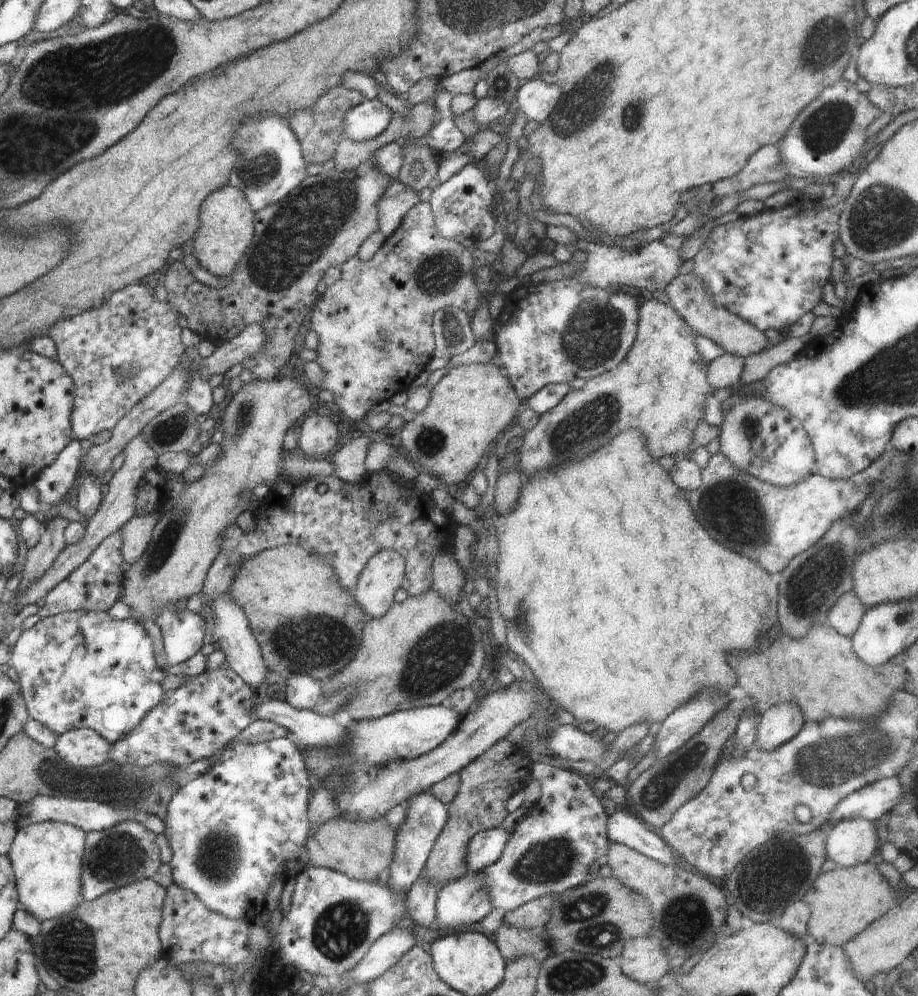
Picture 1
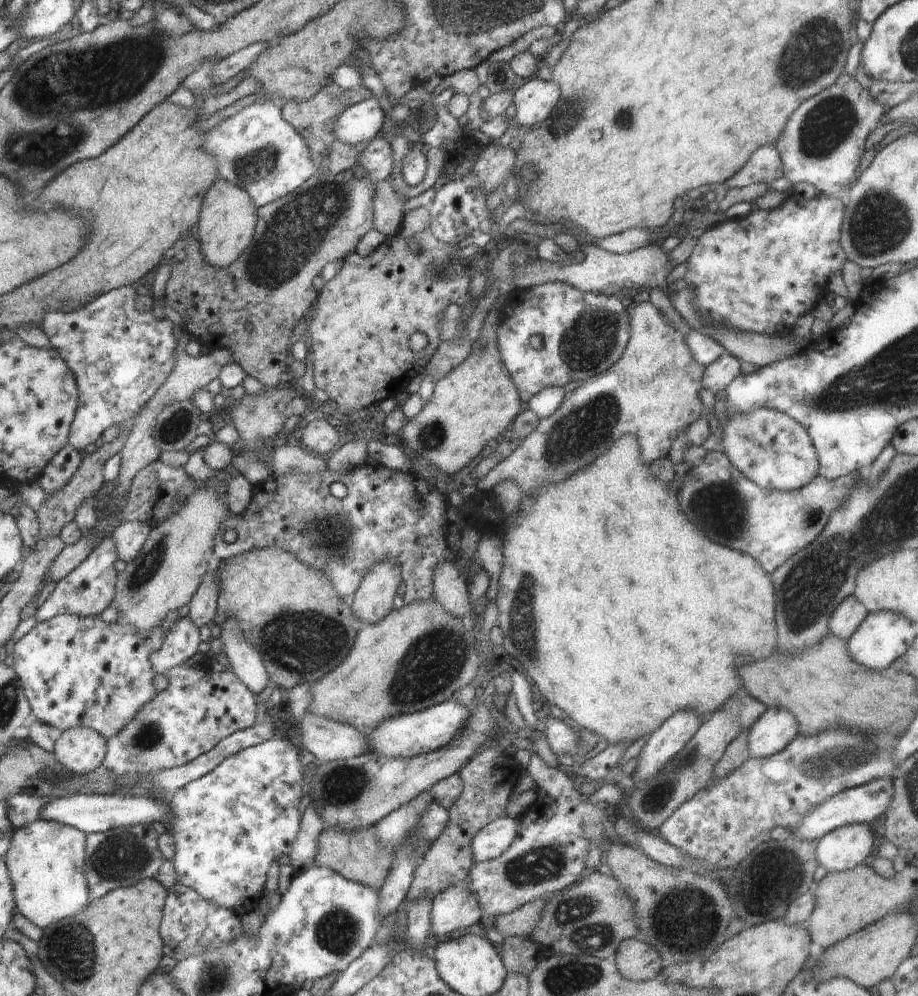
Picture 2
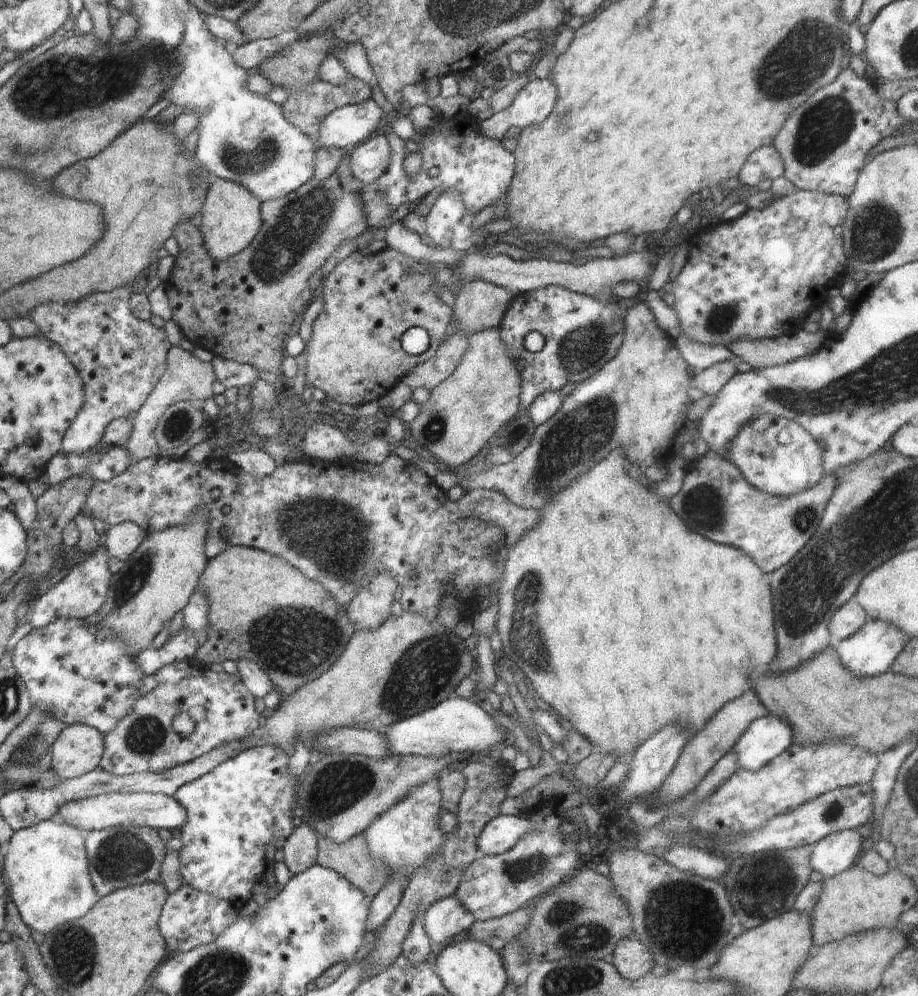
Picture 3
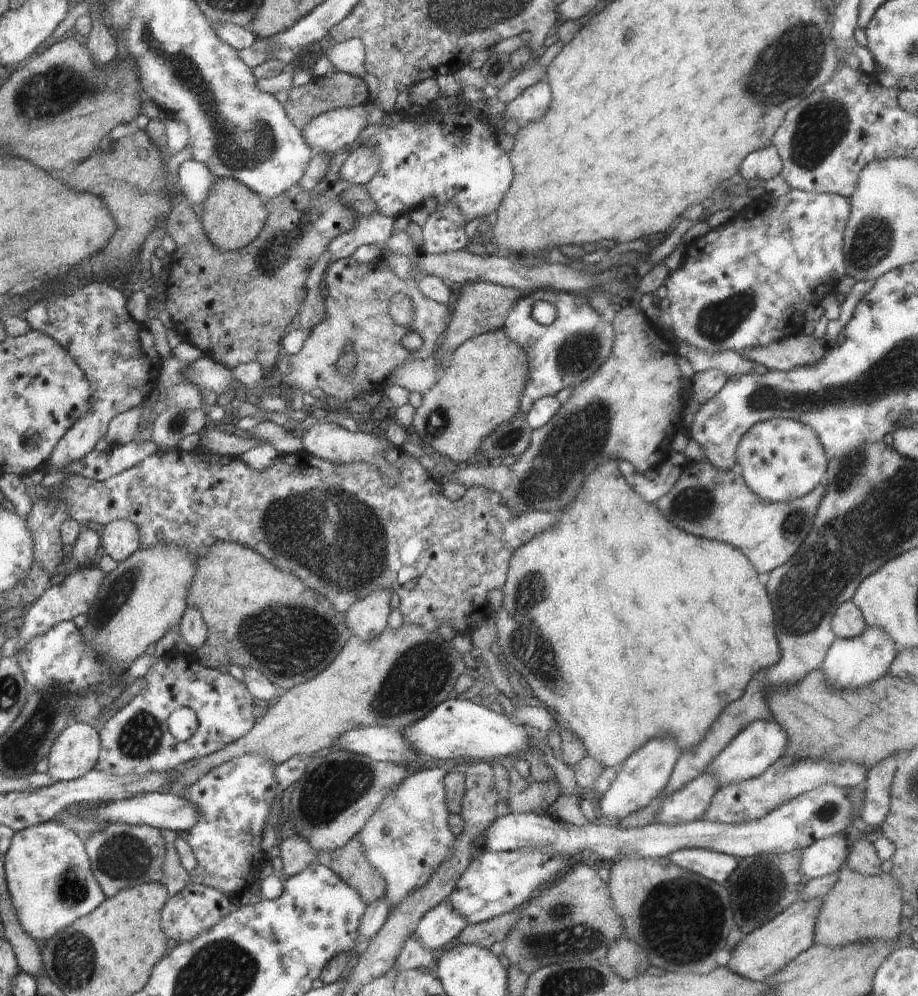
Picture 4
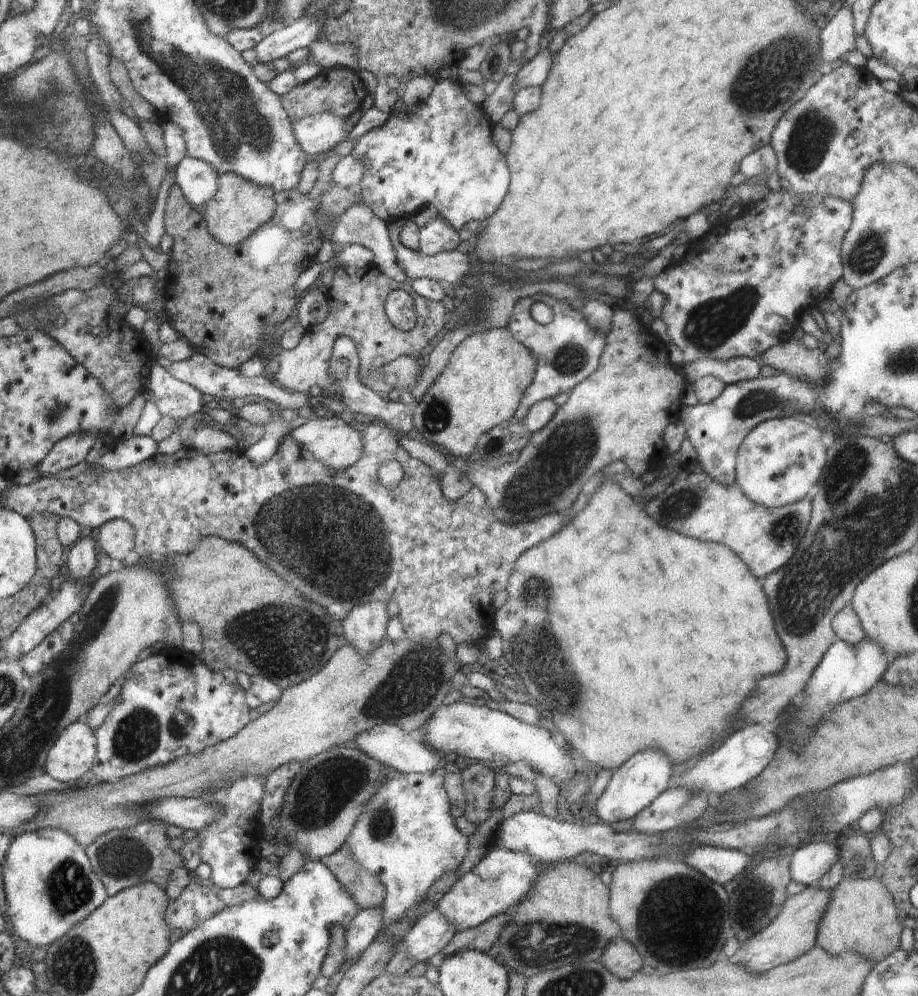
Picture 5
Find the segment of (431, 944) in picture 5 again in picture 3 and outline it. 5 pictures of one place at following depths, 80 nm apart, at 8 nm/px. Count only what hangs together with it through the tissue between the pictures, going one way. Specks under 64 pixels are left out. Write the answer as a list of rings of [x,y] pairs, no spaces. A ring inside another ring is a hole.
[[[448,895],[425,910],[424,928],[430,940],[446,942],[469,930],[474,921],[474,915],[462,903],[454,895]]]

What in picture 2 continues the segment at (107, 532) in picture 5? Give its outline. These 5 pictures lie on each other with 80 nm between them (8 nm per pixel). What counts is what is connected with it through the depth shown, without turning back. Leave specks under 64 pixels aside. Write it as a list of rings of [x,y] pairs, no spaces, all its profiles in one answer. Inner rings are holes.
[[[122,521],[111,534],[114,539],[117,557],[129,563],[137,558],[145,546],[152,527],[142,521]]]

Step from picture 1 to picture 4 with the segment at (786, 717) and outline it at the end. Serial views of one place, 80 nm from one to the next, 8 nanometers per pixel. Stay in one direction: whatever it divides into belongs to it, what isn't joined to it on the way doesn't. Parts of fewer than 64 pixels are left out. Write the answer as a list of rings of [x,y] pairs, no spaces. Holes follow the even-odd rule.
[[[776,720],[754,721],[741,730],[728,746],[707,767],[719,776],[721,786],[734,781],[757,777],[778,760],[787,747],[787,734]]]

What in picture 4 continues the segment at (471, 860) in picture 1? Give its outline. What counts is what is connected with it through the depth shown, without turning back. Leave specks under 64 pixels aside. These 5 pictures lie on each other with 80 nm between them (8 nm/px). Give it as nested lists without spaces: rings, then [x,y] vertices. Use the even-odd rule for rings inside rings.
[[[822,785],[798,795],[770,811],[760,820],[739,825],[711,823],[706,820],[691,823],[665,825],[654,823],[643,827],[622,828],[586,823],[576,826],[564,821],[555,821],[548,814],[509,813],[498,817],[484,836],[482,849],[488,851],[511,851],[517,848],[548,847],[553,853],[576,859],[588,848],[597,852],[603,863],[610,864],[625,856],[660,858],[668,857],[678,849],[696,847],[724,853],[740,860],[760,855],[792,852],[810,846],[813,841],[843,833],[855,816],[853,800],[847,795],[851,790],[834,785]]]

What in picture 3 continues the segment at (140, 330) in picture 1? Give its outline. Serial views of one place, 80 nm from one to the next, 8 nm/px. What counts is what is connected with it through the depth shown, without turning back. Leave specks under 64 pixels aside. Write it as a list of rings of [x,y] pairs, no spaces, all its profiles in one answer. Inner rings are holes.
[[[114,289],[103,293],[92,293],[77,303],[44,303],[34,307],[28,318],[34,321],[41,334],[54,341],[70,359],[72,366],[82,379],[84,400],[82,408],[71,422],[68,433],[61,443],[60,453],[84,455],[95,450],[102,440],[106,426],[114,418],[134,420],[137,412],[156,389],[167,369],[167,354],[172,346],[166,338],[164,328],[154,326],[150,319],[138,320],[128,308],[128,290]]]

